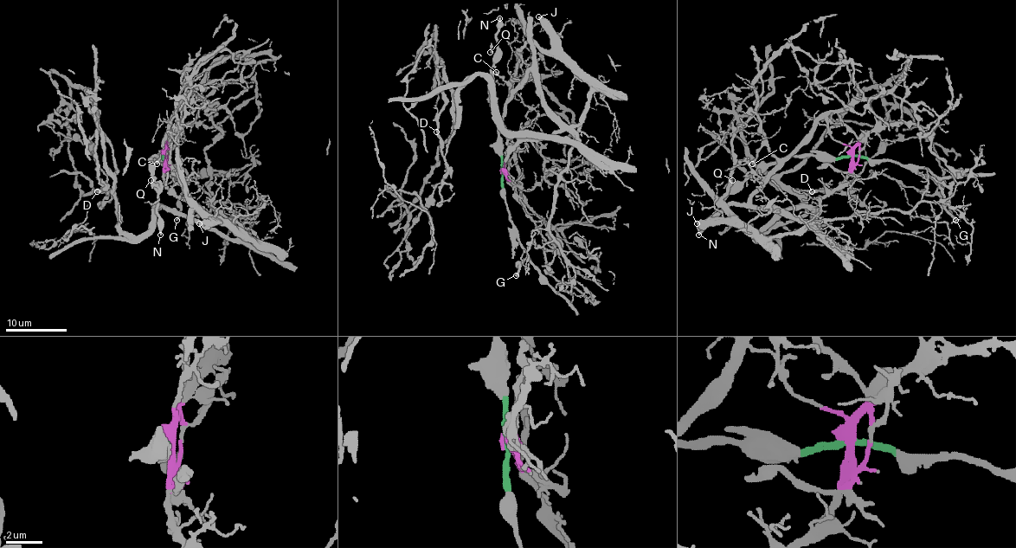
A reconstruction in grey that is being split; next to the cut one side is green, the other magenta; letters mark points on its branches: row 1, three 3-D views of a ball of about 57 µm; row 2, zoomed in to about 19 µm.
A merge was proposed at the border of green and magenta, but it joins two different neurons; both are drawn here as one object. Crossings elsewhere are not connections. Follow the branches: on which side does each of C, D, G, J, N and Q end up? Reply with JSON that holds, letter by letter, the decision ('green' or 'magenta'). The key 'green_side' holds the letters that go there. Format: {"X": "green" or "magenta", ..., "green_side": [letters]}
{"C": "magenta", "D": "magenta", "G": "green", "J": "magenta", "N": "green", "Q": "green", "green_side": ["G", "N", "Q"]}

